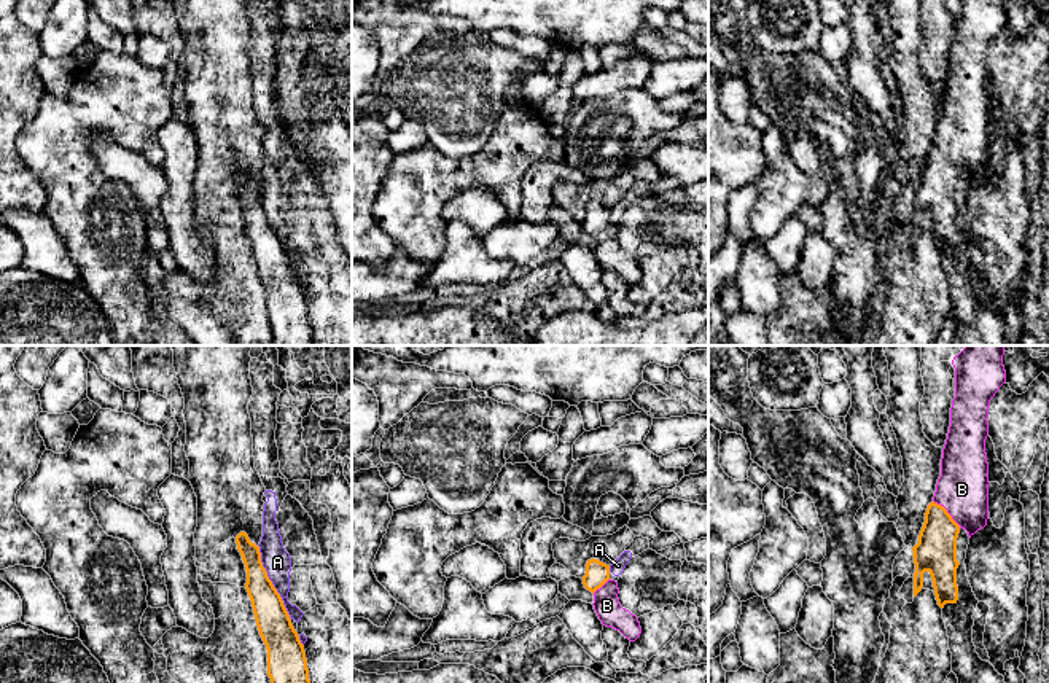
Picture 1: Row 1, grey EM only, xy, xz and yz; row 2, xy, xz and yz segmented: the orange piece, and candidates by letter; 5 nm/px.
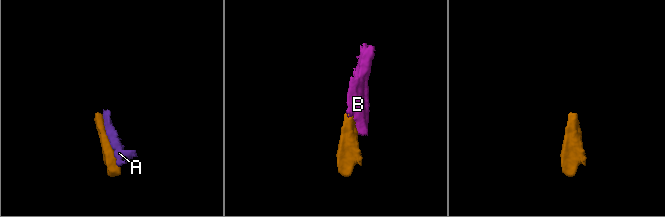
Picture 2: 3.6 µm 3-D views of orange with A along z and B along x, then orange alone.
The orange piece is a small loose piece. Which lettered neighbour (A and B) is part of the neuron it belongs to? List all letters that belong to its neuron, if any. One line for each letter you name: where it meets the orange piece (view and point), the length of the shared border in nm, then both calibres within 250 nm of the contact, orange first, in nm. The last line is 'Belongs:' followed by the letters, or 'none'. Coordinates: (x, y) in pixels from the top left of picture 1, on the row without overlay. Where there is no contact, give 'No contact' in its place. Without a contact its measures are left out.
B: Touches orange at yz (947, 156). Shared border 200 nm. Thickness 200 nm (orange) against 260 nm
Belongs: B

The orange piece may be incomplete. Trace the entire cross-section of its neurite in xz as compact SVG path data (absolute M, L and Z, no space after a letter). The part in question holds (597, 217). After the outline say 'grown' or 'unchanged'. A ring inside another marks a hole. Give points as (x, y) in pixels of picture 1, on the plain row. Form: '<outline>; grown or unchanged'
M597 202L587 204L583 228L594 237L592 248L602 267L635 285L641 277L641 271L638 261L621 250L618 226L610 221L610 209Z; grown

